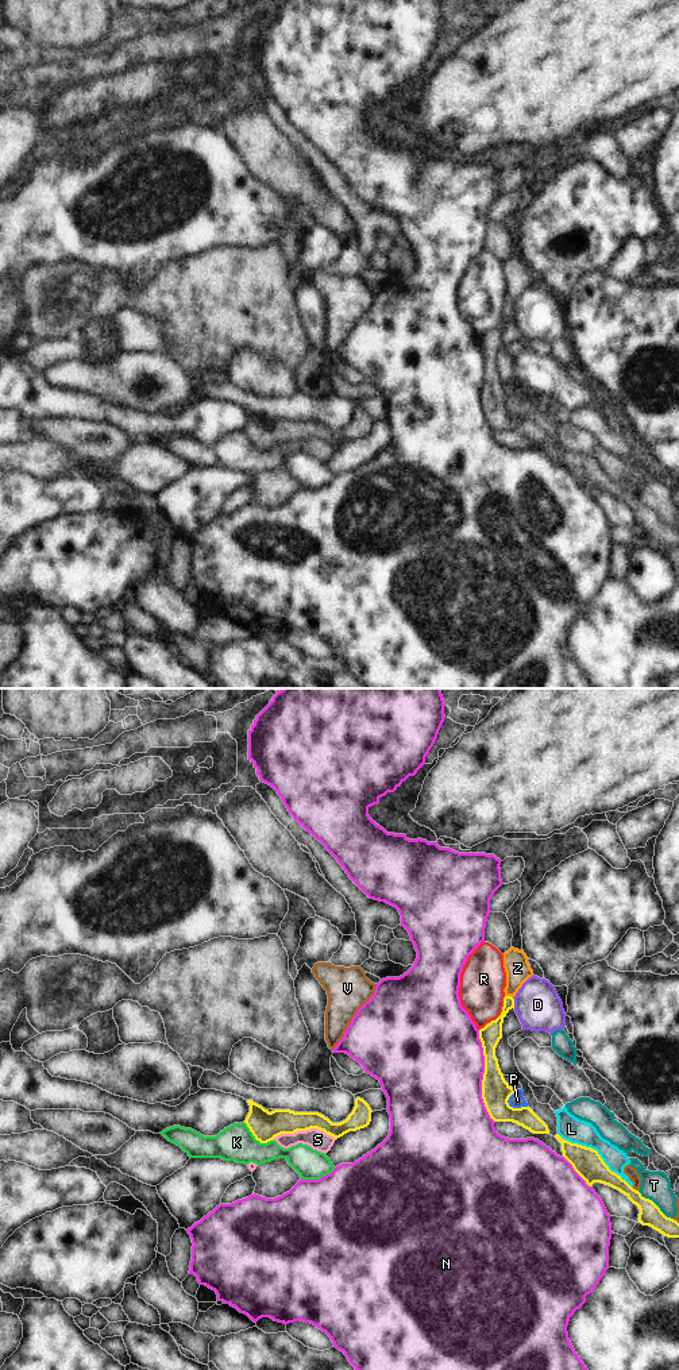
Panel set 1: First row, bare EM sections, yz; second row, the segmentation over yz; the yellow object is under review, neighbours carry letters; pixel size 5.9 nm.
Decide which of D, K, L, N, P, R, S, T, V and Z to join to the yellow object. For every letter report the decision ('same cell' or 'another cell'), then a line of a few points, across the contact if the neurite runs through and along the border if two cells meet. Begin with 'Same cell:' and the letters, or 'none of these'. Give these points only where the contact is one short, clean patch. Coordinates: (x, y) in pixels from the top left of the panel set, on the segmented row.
Same cell: Z
D: another cell; line yz (512, 998), (514, 1007)
K: another cell; line yz (245, 1122), (257, 1139), (261, 1142), (272, 1141)
L: another cell
N: another cell
P: another cell
R: another cell; line yz (505, 996), (502, 1011), (479, 1030)
S: another cell; line yz (335, 1138), (316, 1129), (307, 1129), (281, 1133), (272, 1139)
T: another cell; line yz (637, 1191), (671, 1219)
V: another cell
Z: same cell; line yz (492, 1033), (505, 1011), (509, 996), (517, 968)

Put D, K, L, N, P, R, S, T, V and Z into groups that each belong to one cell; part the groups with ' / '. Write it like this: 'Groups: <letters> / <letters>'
Groups: D / K / L / N / P / R / S / T / V / Z

